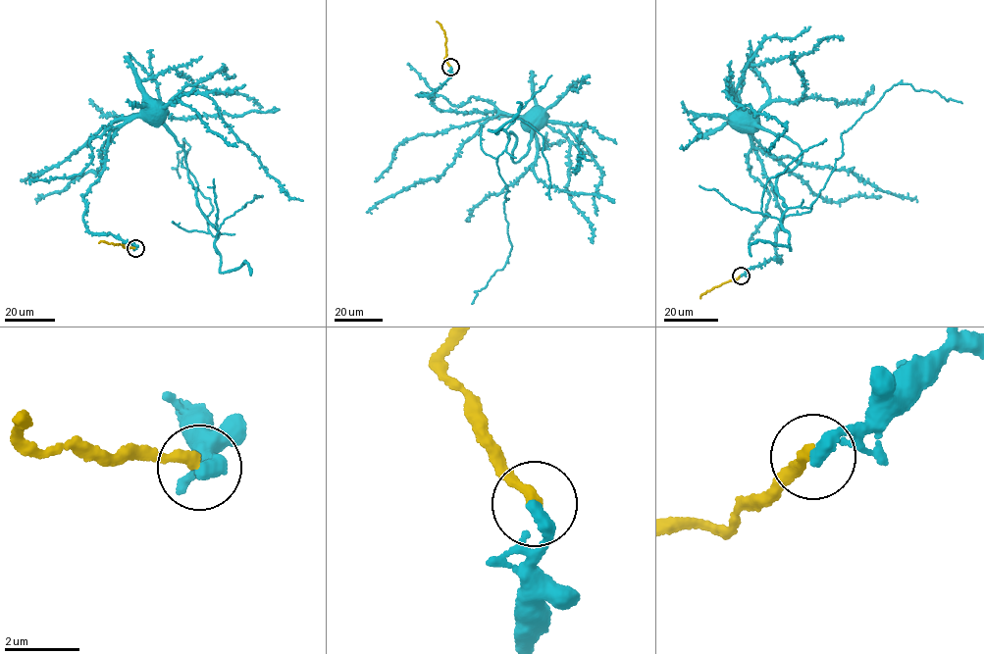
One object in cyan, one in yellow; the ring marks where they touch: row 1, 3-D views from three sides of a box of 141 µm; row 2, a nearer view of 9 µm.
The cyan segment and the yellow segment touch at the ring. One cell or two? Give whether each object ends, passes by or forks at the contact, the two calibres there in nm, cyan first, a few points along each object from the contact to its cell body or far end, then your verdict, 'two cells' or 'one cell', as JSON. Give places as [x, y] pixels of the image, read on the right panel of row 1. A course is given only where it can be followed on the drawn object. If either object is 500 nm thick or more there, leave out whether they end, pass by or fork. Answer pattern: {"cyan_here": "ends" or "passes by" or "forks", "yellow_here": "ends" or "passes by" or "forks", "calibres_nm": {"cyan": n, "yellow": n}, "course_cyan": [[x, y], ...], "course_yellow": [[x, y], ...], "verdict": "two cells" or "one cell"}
{"cyan_here": "ends", "yellow_here": "ends", "calibres_nm": {"cyan": 360, "yellow": 280}, "course_cyan": [[741, 276], [782, 261], [750, 129], [800, 147], [776, 192], [809, 207], [841, 134], [892, 86], [962, 103]], "course_yellow": [[741, 276], [712, 287], [699, 298]], "verdict": "two cells"}

